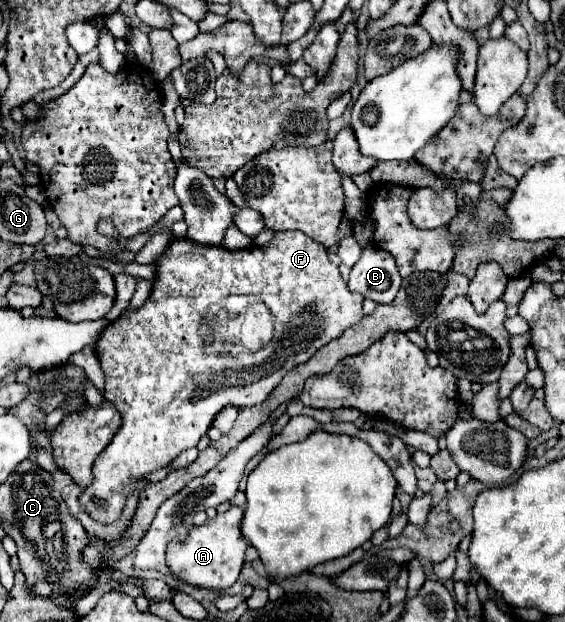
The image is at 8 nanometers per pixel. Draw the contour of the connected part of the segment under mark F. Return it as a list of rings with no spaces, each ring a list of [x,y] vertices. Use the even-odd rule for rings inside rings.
[[[299,230],[277,232],[269,244],[265,244],[265,246],[251,244],[245,250],[227,250],[223,246],[219,246],[219,248],[199,248],[199,244],[191,244],[191,240],[187,240],[187,238],[173,238],[167,244],[167,248],[163,250],[163,254],[159,256],[159,264],[155,262],[153,290],[151,290],[147,302],[143,304],[143,308],[123,312],[117,320],[113,320],[111,324],[107,324],[107,328],[103,330],[103,336],[99,336],[99,344],[95,344],[101,368],[105,372],[105,400],[111,402],[119,410],[119,414],[121,414],[121,426],[115,432],[111,444],[99,454],[99,458],[95,462],[95,480],[93,480],[91,486],[83,488],[83,496],[81,496],[83,508],[95,520],[101,520],[101,524],[115,522],[121,516],[125,498],[129,496],[129,492],[133,490],[133,486],[139,486],[139,484],[145,482],[143,480],[145,474],[169,466],[183,450],[197,446],[199,438],[205,436],[205,432],[211,426],[213,418],[225,406],[245,408],[245,406],[261,404],[275,390],[275,386],[283,380],[283,376],[291,368],[295,368],[297,364],[307,362],[319,348],[323,348],[331,340],[339,338],[349,326],[357,324],[363,318],[363,300],[365,300],[363,296],[359,296],[359,294],[355,294],[355,292],[351,292],[347,288],[347,282],[341,278],[337,264],[333,264],[327,258],[327,250],[321,244],[317,244],[315,240],[311,240],[309,236],[305,236],[303,232],[299,232]],[[245,318],[269,318],[269,322],[257,320],[257,322],[251,322],[247,326]]]

